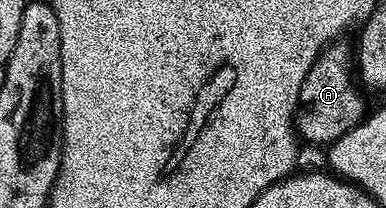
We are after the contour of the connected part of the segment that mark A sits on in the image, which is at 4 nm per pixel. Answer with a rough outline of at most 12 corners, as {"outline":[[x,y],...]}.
{"outline":[[348,49],[317,56],[295,132],[332,145],[367,115]]}

